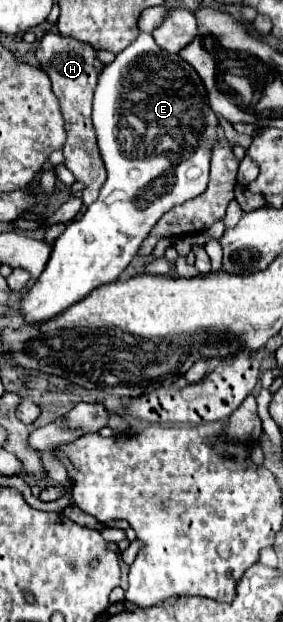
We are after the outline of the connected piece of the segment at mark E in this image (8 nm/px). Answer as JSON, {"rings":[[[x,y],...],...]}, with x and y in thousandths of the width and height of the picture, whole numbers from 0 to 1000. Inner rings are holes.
{"rings":[[[498,51],[484,64],[420,84],[413,93],[357,116],[329,158],[329,203],[343,209],[350,241],[378,270],[378,289],[343,325],[307,331],[293,350],[251,357],[194,386],[180,415],[145,447],[74,482],[74,502],[102,518],[187,511],[251,489],[300,479],[329,463],[406,453],[491,405],[505,386],[569,354],[569,347],[611,331],[717,312],[739,293],[739,260],[774,206],[767,183],[731,164],[731,145],[689,109],[633,87],[569,80],[519,51]]]}

